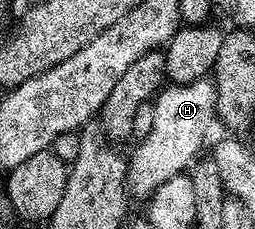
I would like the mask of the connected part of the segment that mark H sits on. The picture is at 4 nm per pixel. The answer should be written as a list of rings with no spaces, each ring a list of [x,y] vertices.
[[[209,77],[183,86],[167,85],[153,99],[152,105],[152,132],[137,143],[134,155],[130,154],[128,158],[129,193],[135,199],[149,199],[156,192],[156,188],[160,188],[160,184],[172,180],[172,176],[187,173],[203,153],[202,145],[205,144],[210,129],[216,126],[218,117],[216,88]]]

